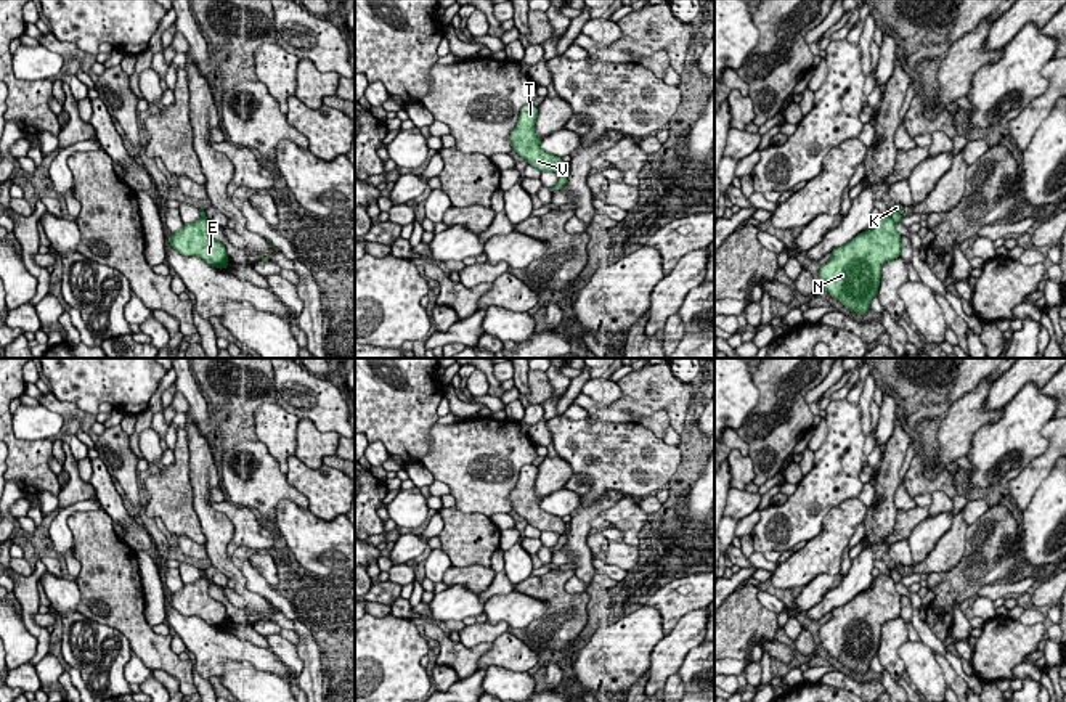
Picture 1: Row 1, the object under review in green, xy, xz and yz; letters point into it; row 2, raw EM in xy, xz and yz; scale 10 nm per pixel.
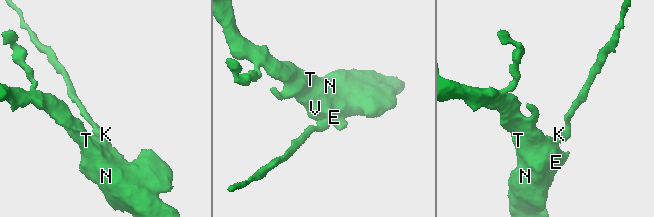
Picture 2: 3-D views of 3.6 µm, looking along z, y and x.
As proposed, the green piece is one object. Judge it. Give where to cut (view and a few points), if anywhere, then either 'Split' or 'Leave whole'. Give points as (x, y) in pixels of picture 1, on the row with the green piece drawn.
Split along yz (890, 216), (895, 220). Split

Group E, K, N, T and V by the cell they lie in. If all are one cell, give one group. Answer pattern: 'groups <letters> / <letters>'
groups E N T V / K

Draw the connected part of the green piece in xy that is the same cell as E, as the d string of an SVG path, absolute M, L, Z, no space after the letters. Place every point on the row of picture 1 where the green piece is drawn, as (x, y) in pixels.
M199 218L196 223L183 223L169 238L170 246L181 255L194 255L215 268L226 268L228 257L225 246L209 235L209 222Z

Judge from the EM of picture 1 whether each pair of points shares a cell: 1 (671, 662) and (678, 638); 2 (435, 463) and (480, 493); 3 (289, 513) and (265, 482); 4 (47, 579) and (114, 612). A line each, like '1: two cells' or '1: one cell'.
1: one cell
2: one cell
3: two cells
4: two cells

